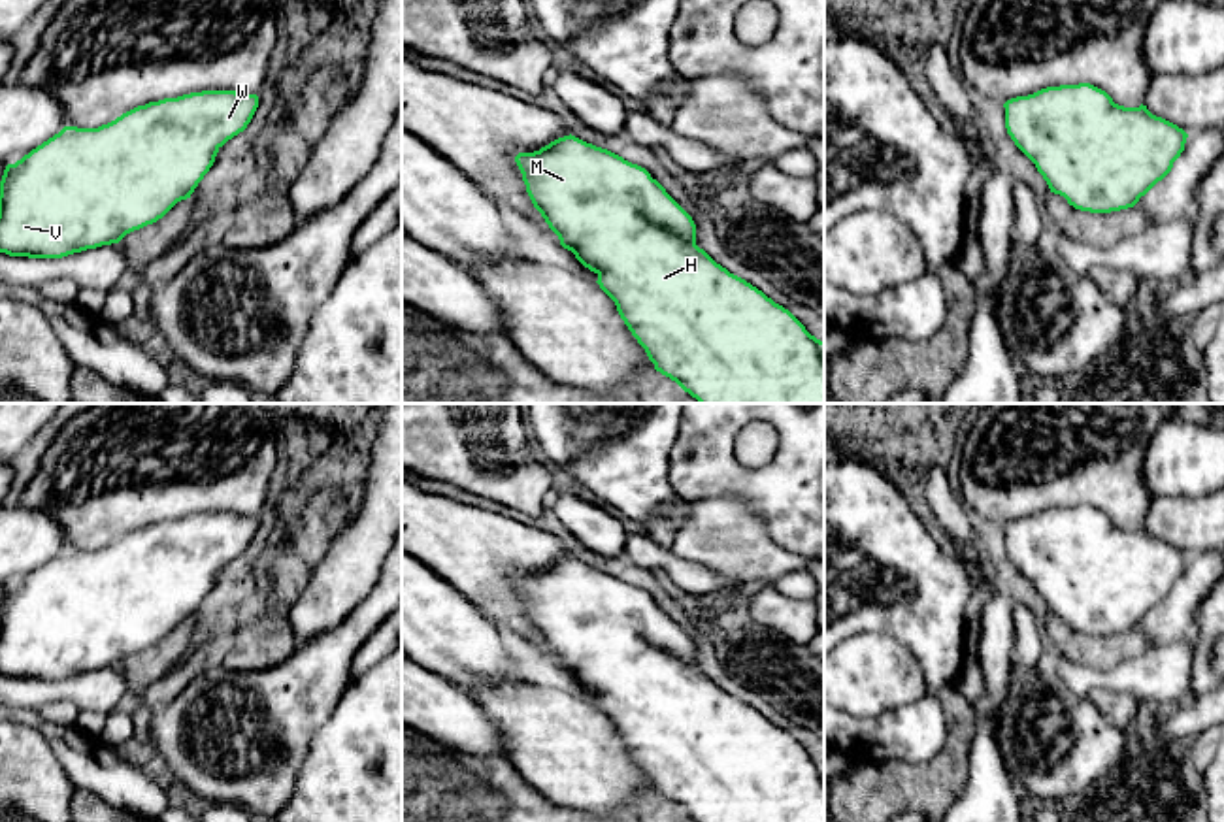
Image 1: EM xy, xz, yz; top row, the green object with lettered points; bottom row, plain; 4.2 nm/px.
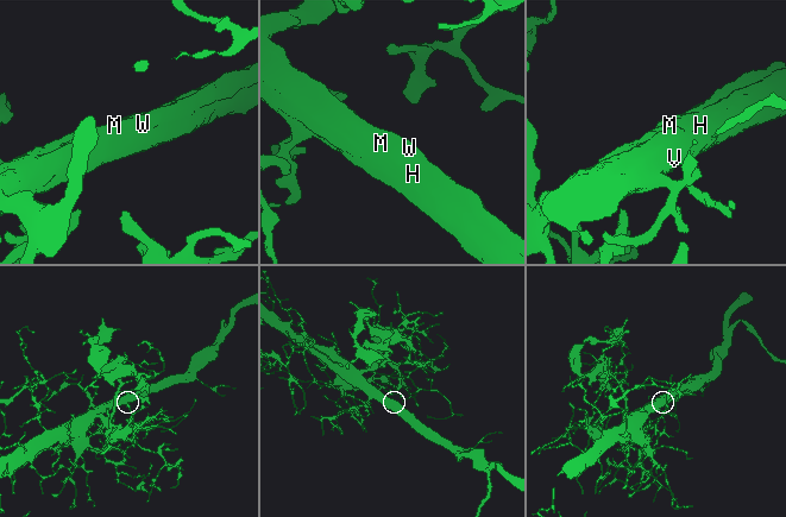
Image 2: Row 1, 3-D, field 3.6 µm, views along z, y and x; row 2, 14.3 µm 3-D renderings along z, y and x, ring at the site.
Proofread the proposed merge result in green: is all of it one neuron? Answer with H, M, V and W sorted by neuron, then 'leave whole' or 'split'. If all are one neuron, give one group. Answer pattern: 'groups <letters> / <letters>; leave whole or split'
groups H M V W; leave whole

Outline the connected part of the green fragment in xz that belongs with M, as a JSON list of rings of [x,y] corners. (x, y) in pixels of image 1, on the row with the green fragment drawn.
[[[571,134],[515,162],[534,207],[598,275],[656,371],[700,403],[824,403],[824,341],[700,249],[692,217],[645,168]]]

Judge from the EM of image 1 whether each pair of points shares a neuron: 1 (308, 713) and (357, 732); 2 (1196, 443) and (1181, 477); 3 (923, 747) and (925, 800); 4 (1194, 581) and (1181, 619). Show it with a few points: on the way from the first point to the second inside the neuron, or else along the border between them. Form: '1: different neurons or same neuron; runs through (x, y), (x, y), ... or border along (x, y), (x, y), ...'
1: different neurons; border along (351, 685), (304, 758)
2: same neuron; runs through (1196, 451), (1181, 470)
3: different neurons; border along (949, 734), (947, 741), (928, 760), (877, 760)
4: same neuron; runs through (1189, 591), (1181, 609)

